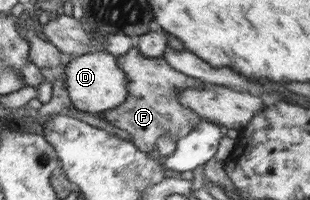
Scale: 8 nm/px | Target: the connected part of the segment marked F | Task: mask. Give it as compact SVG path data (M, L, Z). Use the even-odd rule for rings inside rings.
M136 47L117 58L122 71L127 75L127 101L124 101L121 107L107 109L102 116L123 134L129 133L139 151L155 153L157 139L164 135L175 139L177 143L200 122L200 115L185 107L179 101L178 95L183 90L206 87L206 83L176 71L165 58L149 58L141 55Z

